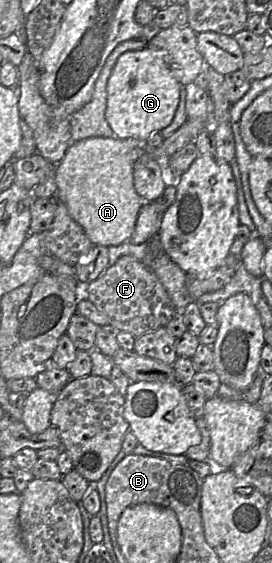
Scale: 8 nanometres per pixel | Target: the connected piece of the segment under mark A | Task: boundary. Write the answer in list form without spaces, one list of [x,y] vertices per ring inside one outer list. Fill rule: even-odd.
[[[186,121],[157,147],[128,138],[90,137],[72,142],[55,168],[57,198],[66,205],[69,215],[83,228],[92,244],[106,247],[121,245],[130,240],[144,203],[134,187],[136,160],[144,154],[149,155],[159,163],[165,185],[177,187],[179,176],[166,170],[169,158],[186,144],[195,143],[199,132],[206,127],[213,125],[208,121]]]

